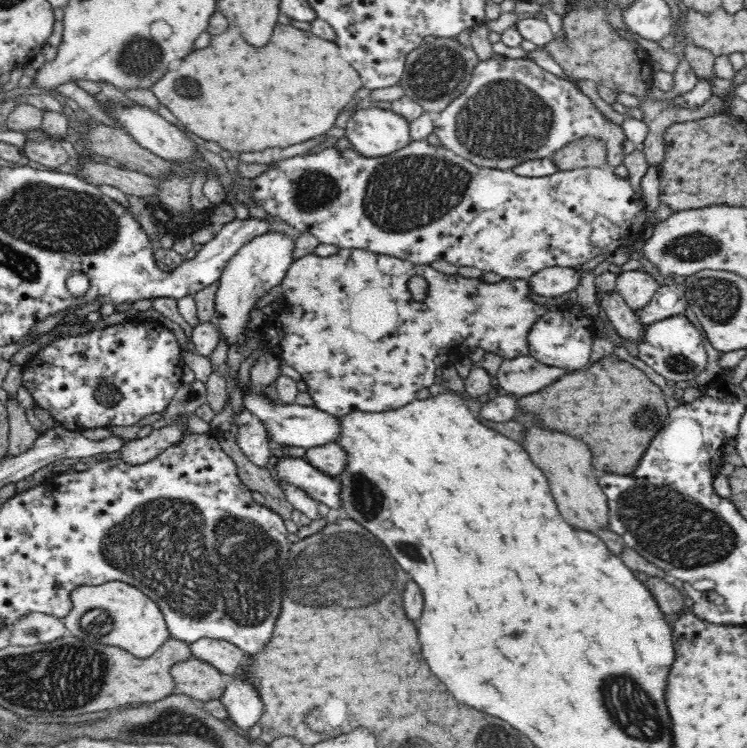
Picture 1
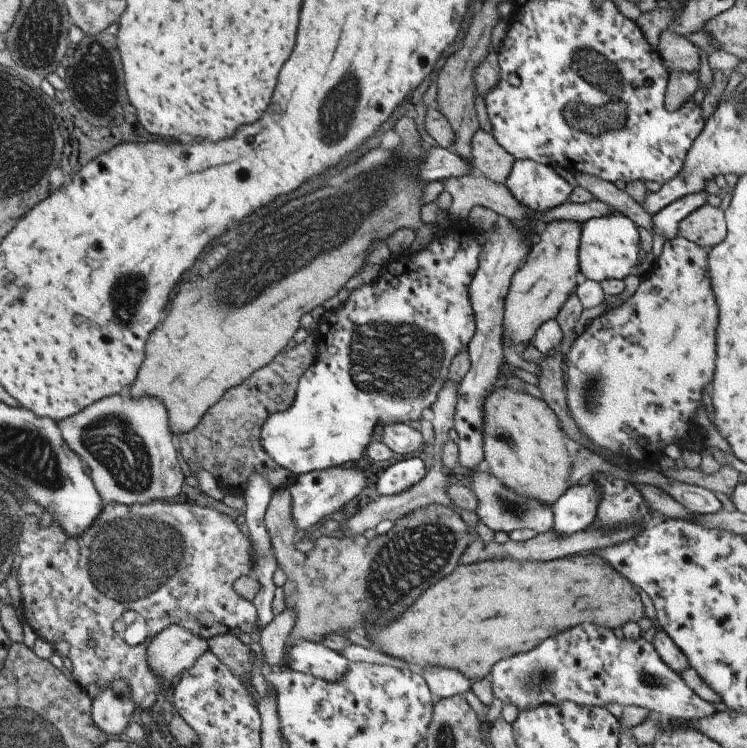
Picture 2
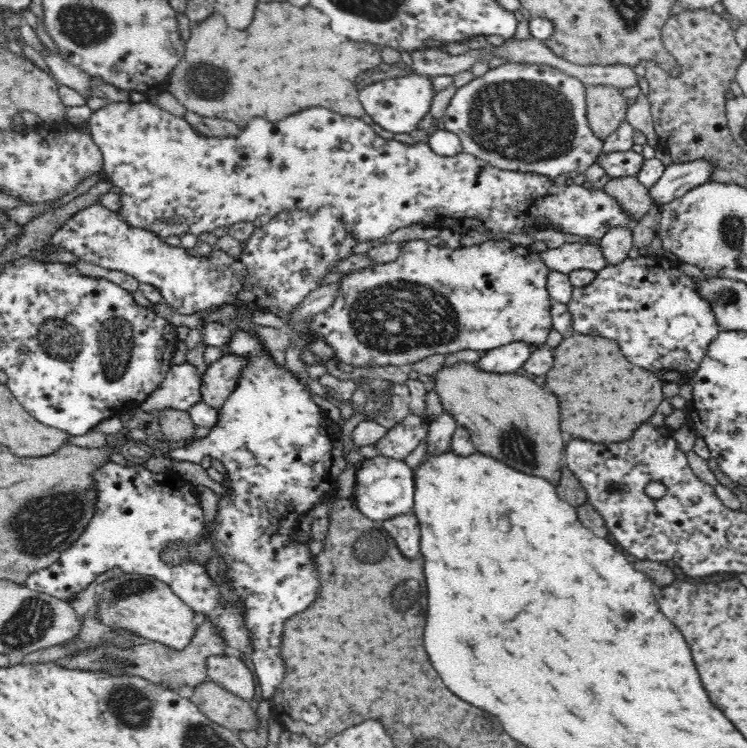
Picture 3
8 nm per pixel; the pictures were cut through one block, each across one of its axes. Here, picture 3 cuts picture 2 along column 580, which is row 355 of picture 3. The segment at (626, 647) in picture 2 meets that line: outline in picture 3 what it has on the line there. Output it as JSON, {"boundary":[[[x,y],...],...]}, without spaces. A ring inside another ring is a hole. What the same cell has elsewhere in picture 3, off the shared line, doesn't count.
{"boundary":[[[639,256],[628,257],[614,266],[608,265],[597,272],[588,286],[572,288],[572,299],[567,308],[572,314],[576,333],[615,340],[630,362],[652,372],[664,383],[676,382],[681,385],[696,373],[708,346],[716,339],[721,328],[708,301],[700,297],[696,280],[684,275],[670,262],[671,259],[666,256]]]}

